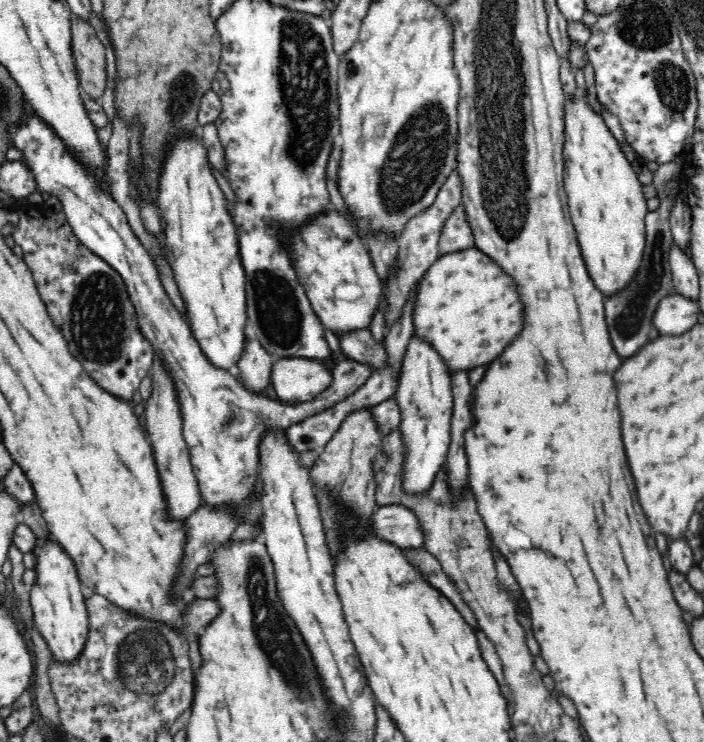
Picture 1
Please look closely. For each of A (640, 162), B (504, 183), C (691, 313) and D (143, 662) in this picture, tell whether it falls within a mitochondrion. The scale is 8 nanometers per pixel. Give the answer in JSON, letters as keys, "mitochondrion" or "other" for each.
{"A":"other","B":"mitochondrion","C":"other","D":"mitochondrion"}

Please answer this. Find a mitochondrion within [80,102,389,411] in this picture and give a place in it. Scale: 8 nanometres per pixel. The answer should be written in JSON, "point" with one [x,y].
{"point":[280,318]}

